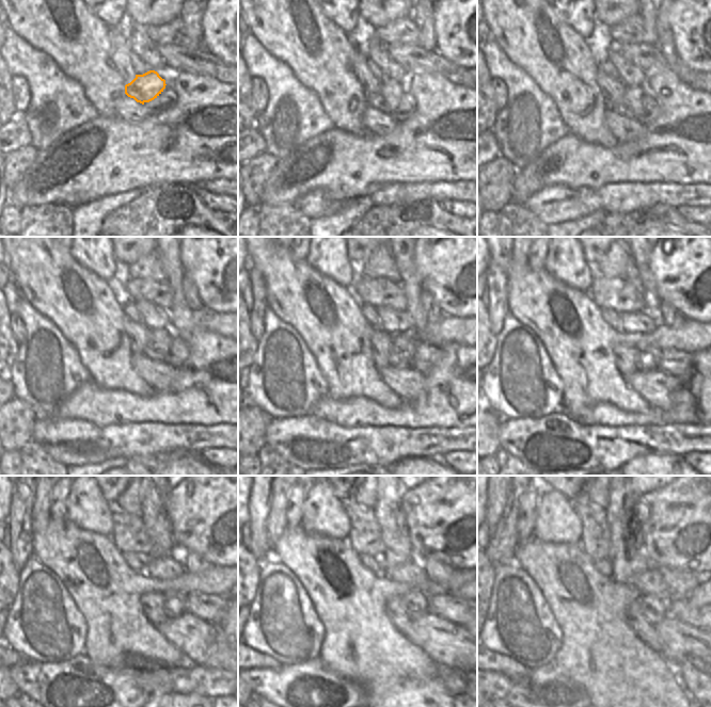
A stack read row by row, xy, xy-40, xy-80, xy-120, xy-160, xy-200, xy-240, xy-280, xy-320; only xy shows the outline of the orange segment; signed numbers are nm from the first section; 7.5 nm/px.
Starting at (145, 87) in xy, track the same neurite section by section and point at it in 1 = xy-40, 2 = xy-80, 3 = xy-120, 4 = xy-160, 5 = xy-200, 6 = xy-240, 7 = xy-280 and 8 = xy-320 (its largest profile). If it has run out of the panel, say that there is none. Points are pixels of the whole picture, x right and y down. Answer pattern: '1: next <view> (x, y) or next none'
1: next xy-40 (386, 99)
2: next xy-80 (631, 107)
3: next xy-120 (157, 350)
4: next xy-160 (403, 343)
5: next xy-200 (648, 359)
6: next xy-240 (174, 601)
7: next xy-280 (414, 604)
8: next xy-320 (654, 610)

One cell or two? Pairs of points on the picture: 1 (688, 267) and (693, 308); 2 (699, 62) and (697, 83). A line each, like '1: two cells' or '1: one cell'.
1: one cell
2: two cells

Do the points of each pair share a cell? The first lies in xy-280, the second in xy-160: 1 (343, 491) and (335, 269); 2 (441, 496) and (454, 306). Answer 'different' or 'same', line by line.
1: different
2: same

